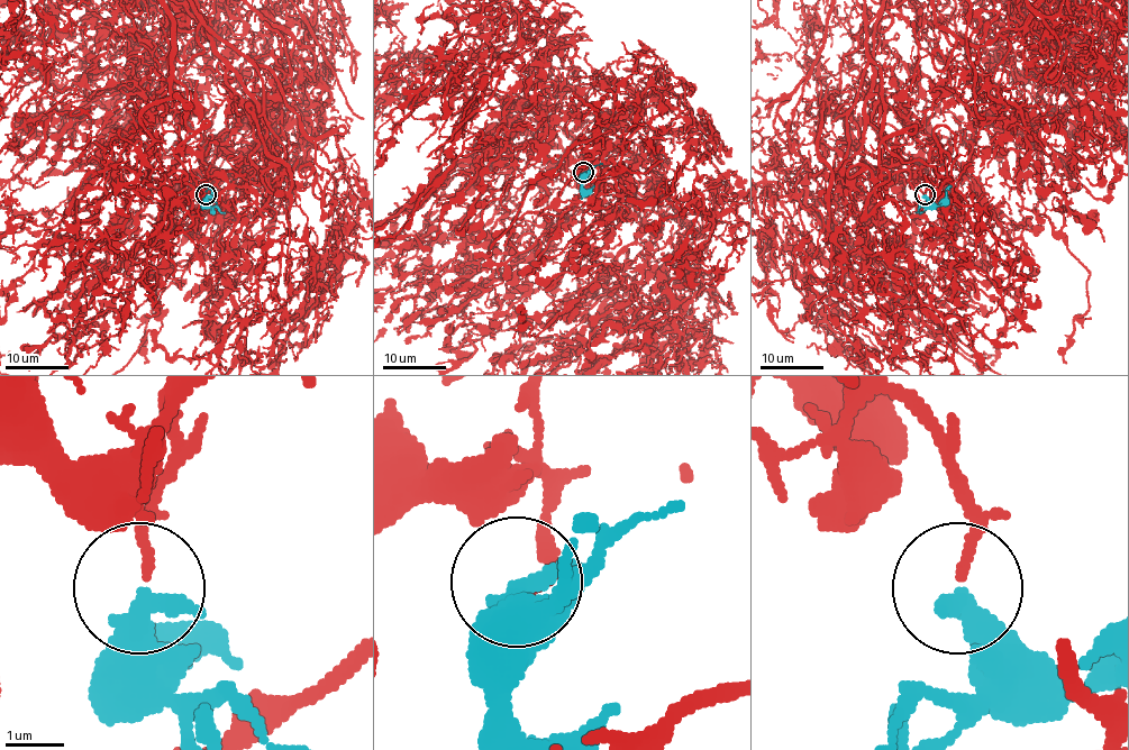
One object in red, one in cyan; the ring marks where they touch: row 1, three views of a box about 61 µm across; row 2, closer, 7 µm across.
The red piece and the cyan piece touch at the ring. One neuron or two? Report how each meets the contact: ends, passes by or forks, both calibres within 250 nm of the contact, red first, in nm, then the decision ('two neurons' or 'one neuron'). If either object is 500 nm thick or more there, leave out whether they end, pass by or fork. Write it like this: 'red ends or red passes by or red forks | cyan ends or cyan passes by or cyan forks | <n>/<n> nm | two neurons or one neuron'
red ends | cyan ends | 160/440 nm | one neuron

